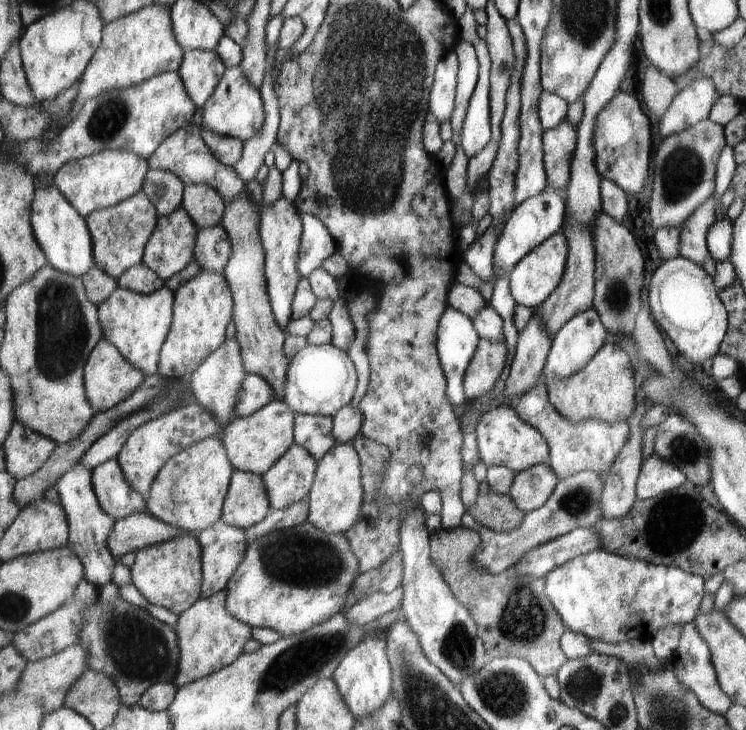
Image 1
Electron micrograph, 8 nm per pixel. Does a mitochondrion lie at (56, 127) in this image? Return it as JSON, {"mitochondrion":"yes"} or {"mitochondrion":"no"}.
{"mitochondrion":"no"}

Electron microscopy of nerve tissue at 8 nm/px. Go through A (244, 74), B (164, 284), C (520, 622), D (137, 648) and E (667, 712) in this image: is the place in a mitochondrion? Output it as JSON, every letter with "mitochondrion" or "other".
{"A":"other","B":"other","C":"mitochondrion","D":"mitochondrion","E":"mitochondrion"}

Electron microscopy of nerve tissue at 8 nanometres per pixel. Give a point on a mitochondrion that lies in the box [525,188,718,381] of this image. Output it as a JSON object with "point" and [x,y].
{"point":[614,293]}

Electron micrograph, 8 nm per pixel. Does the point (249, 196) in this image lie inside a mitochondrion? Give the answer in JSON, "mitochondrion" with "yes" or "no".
{"mitochondrion":"no"}

